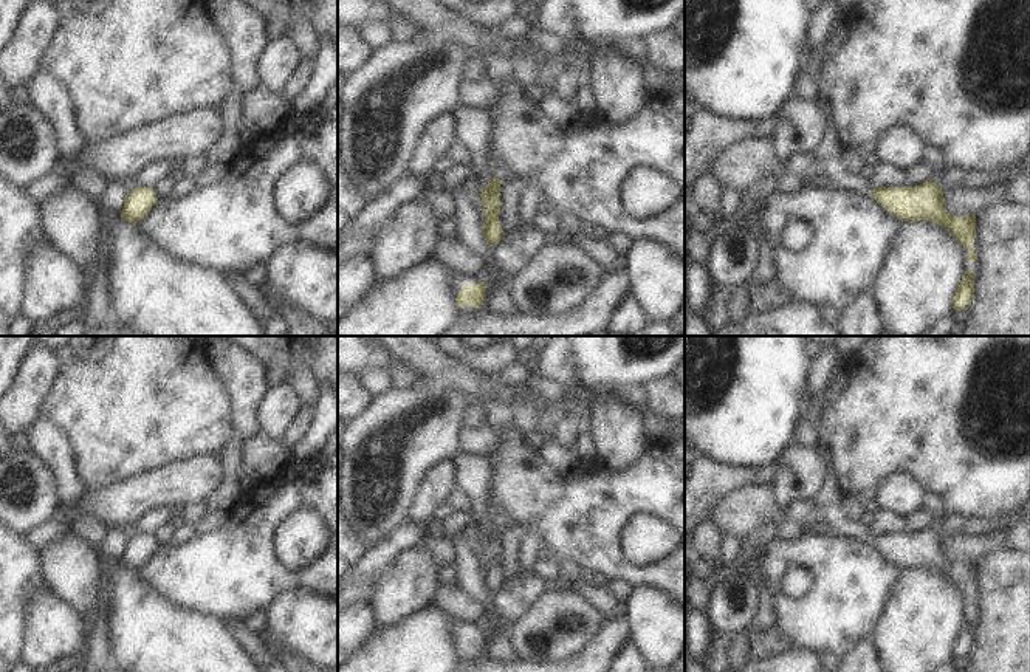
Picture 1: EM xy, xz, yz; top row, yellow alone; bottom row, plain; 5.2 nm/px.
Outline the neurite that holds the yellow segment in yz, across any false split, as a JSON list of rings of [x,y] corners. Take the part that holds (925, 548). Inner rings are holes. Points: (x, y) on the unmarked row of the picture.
[[[932,526],[915,534],[878,534],[872,537],[872,542],[889,561],[905,568],[929,567],[946,574],[960,591],[968,595],[968,607],[977,607],[974,601],[976,564],[959,565],[949,561],[943,553],[942,533]]]

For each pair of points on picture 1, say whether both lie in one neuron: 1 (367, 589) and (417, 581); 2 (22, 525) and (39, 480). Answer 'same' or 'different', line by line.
1: different
2: same

